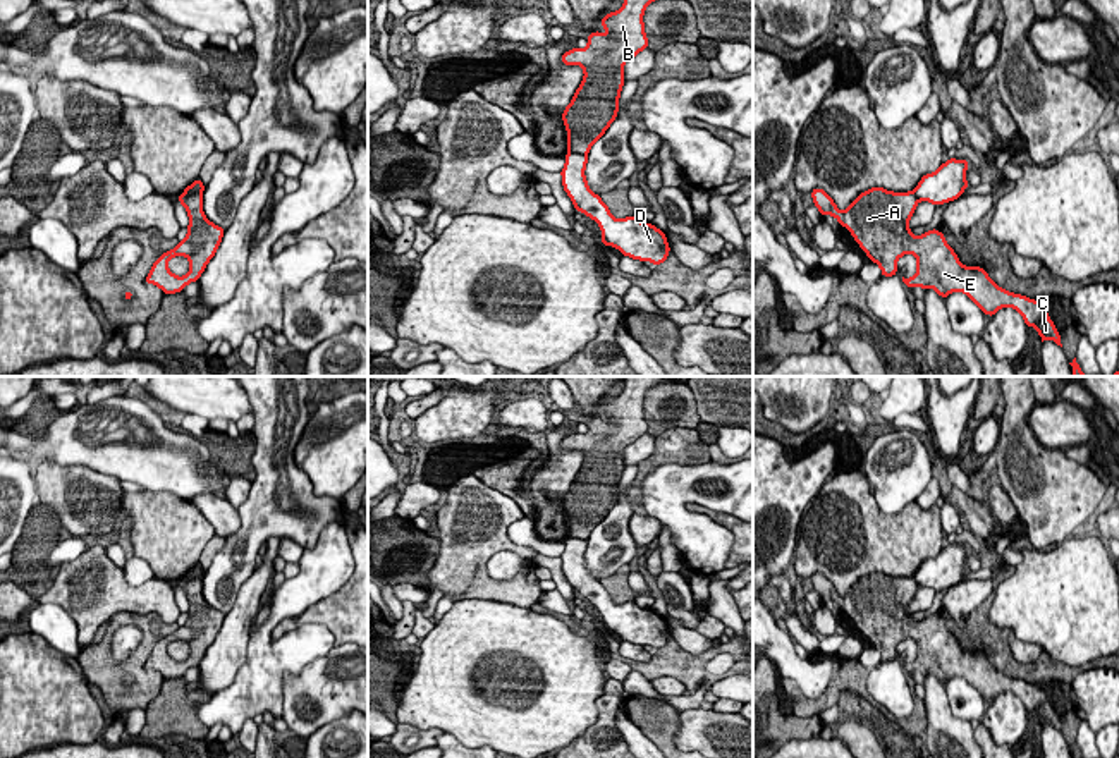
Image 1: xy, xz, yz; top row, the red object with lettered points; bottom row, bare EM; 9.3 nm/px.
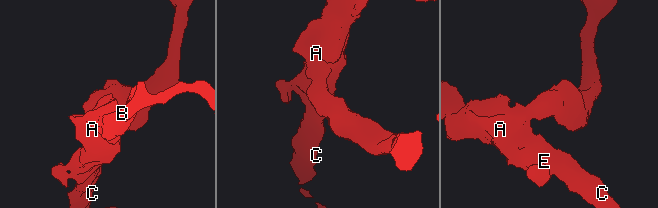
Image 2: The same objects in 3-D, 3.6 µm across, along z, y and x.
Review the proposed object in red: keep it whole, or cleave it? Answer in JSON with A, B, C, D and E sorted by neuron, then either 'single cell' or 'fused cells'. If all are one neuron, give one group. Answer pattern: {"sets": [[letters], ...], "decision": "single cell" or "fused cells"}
{"sets": [["A", "B", "C", "E"], ["D"]], "decision": "fused cells"}

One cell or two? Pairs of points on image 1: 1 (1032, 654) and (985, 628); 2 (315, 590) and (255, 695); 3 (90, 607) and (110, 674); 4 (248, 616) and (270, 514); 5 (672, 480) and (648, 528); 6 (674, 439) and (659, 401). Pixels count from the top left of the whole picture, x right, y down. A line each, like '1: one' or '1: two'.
1: two
2: one
3: two
4: two
5: two
6: two

